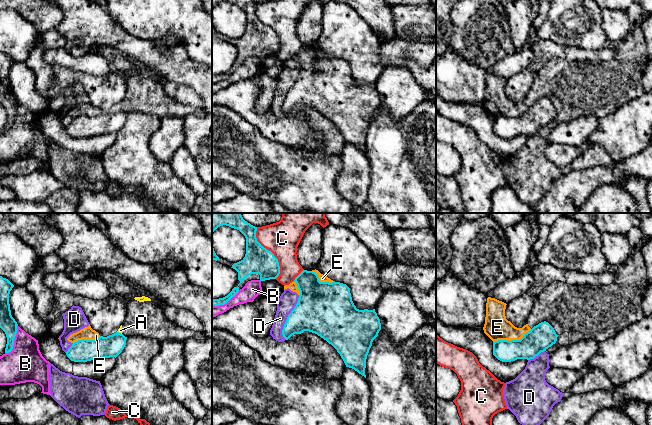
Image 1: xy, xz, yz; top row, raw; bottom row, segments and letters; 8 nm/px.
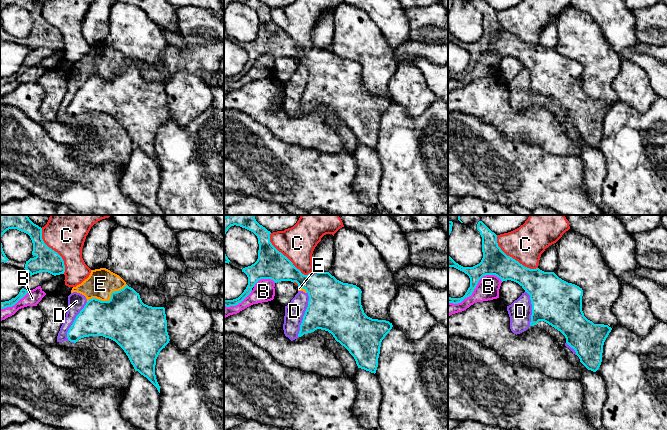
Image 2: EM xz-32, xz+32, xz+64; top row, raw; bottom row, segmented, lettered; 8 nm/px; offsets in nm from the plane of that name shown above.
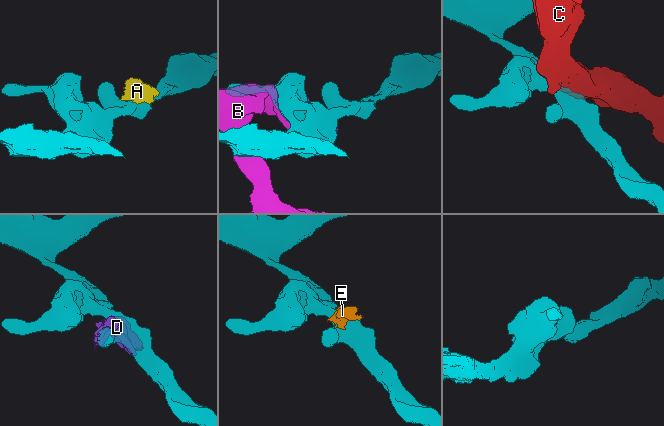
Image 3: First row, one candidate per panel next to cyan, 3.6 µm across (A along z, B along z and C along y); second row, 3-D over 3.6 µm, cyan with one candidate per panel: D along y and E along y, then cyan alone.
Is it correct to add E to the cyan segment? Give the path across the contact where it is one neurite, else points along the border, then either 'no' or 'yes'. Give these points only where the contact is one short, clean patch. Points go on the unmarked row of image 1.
no

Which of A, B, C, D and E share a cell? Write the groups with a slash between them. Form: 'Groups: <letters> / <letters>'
Groups: A D E / B / C

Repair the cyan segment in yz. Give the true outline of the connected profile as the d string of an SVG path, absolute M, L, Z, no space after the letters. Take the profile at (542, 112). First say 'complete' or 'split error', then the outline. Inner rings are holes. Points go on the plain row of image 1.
complete | M546 97L534 102L520 116L493 118L493 131L502 138L534 135L556 119L558 111Z

